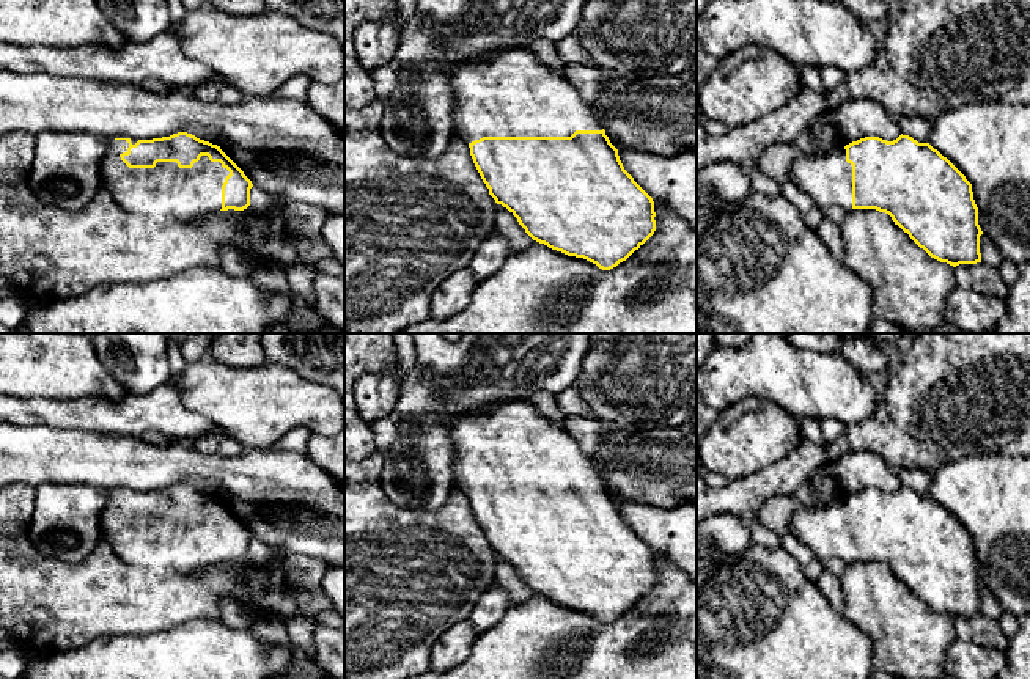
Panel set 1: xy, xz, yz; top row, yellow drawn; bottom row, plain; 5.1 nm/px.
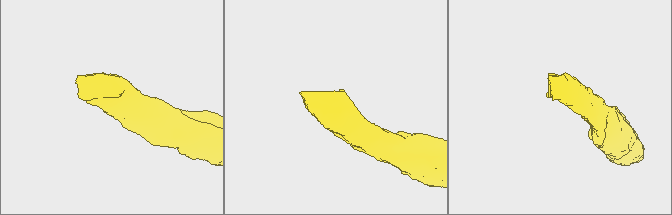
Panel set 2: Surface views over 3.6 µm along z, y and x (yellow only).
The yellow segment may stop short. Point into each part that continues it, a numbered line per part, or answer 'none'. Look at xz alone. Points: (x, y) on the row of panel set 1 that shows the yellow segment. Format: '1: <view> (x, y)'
1: xz (508, 93)

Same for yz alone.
1: yz (827, 178)

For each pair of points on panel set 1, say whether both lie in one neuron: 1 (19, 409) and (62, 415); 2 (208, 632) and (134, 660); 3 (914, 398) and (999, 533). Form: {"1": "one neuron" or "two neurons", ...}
{"1": "one neuron", "2": "one neuron", "3": "two neurons"}

